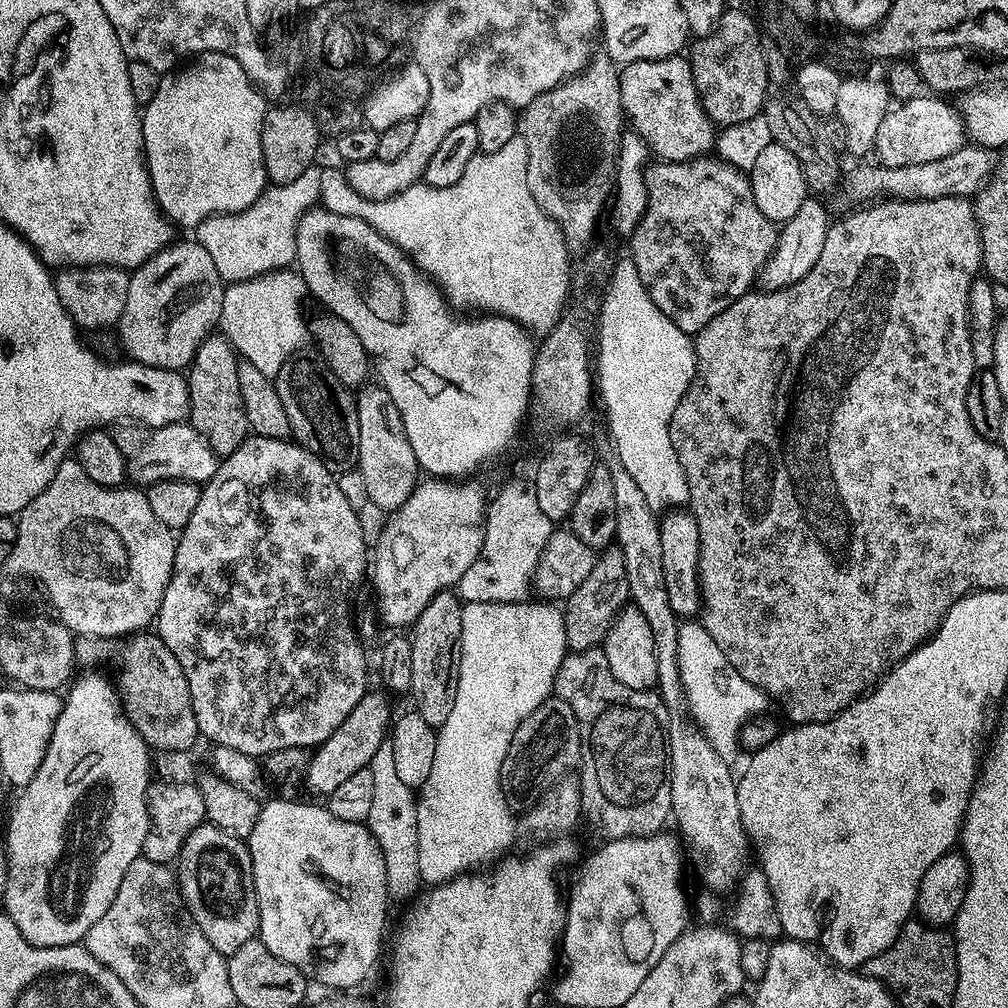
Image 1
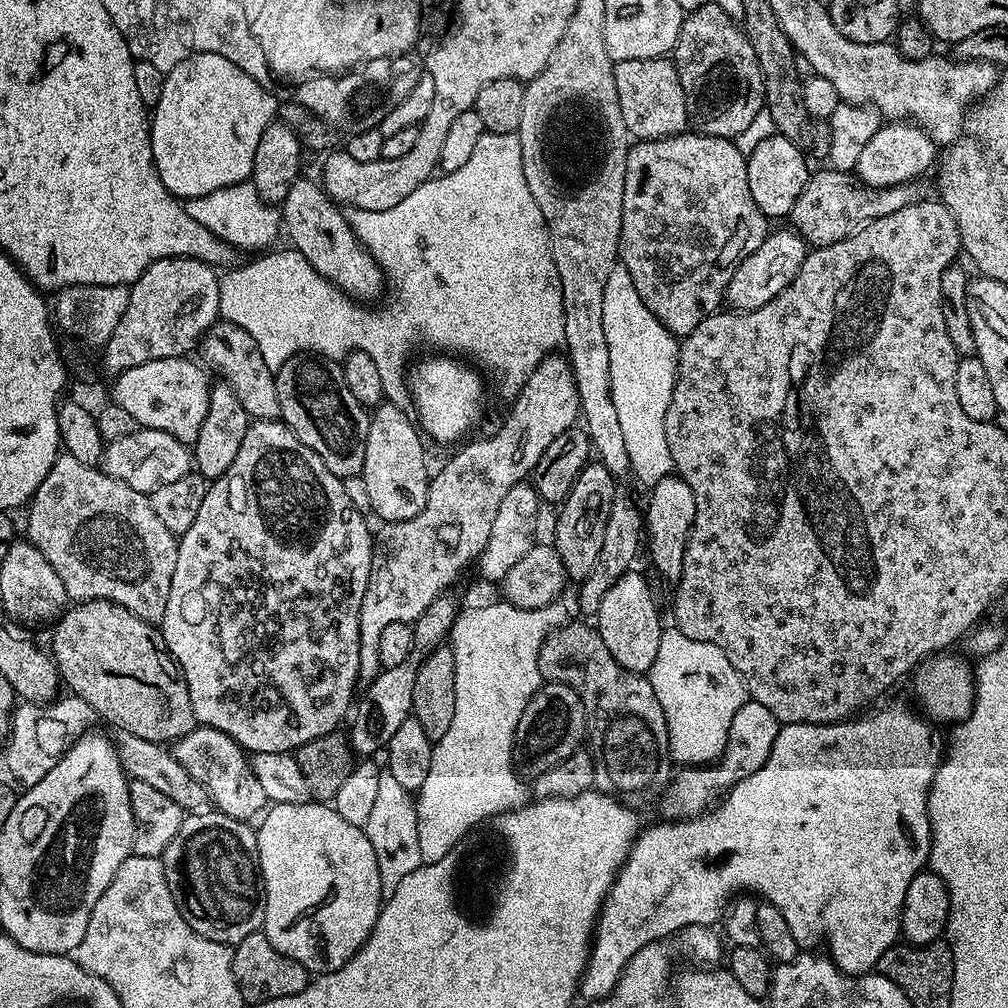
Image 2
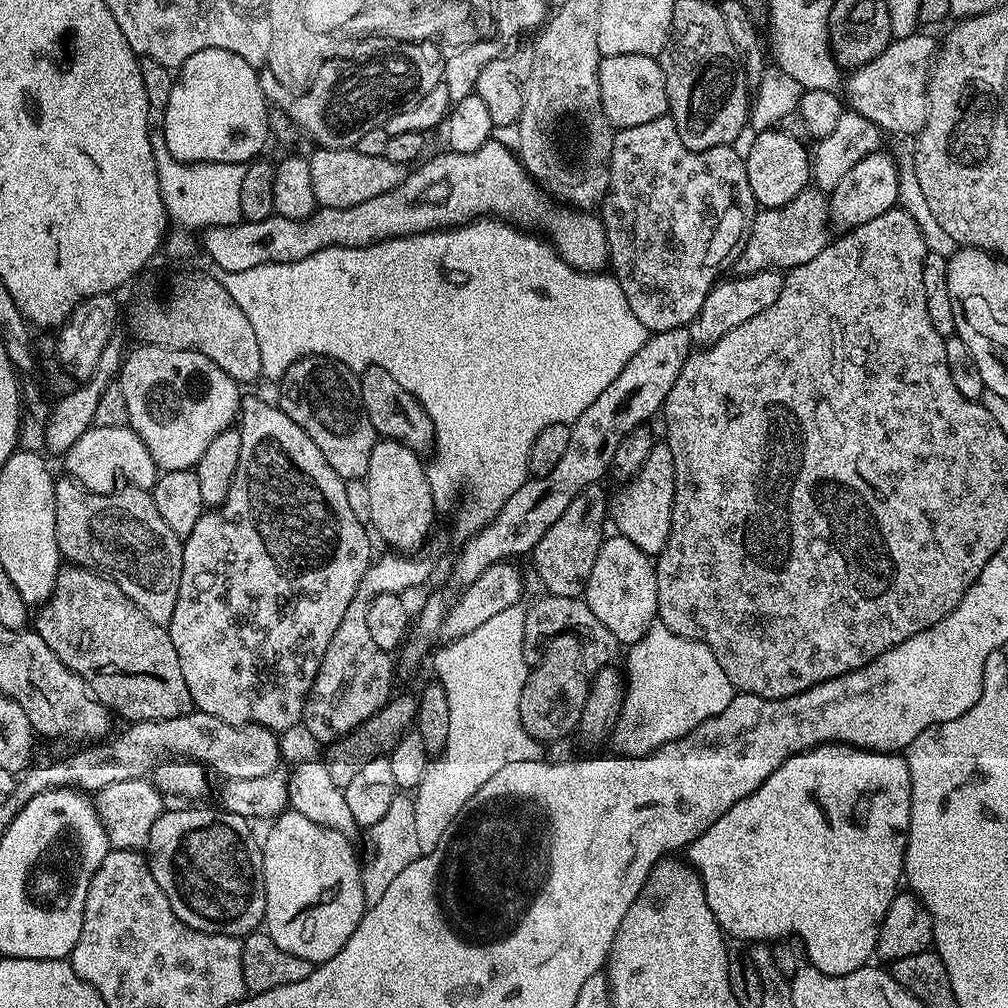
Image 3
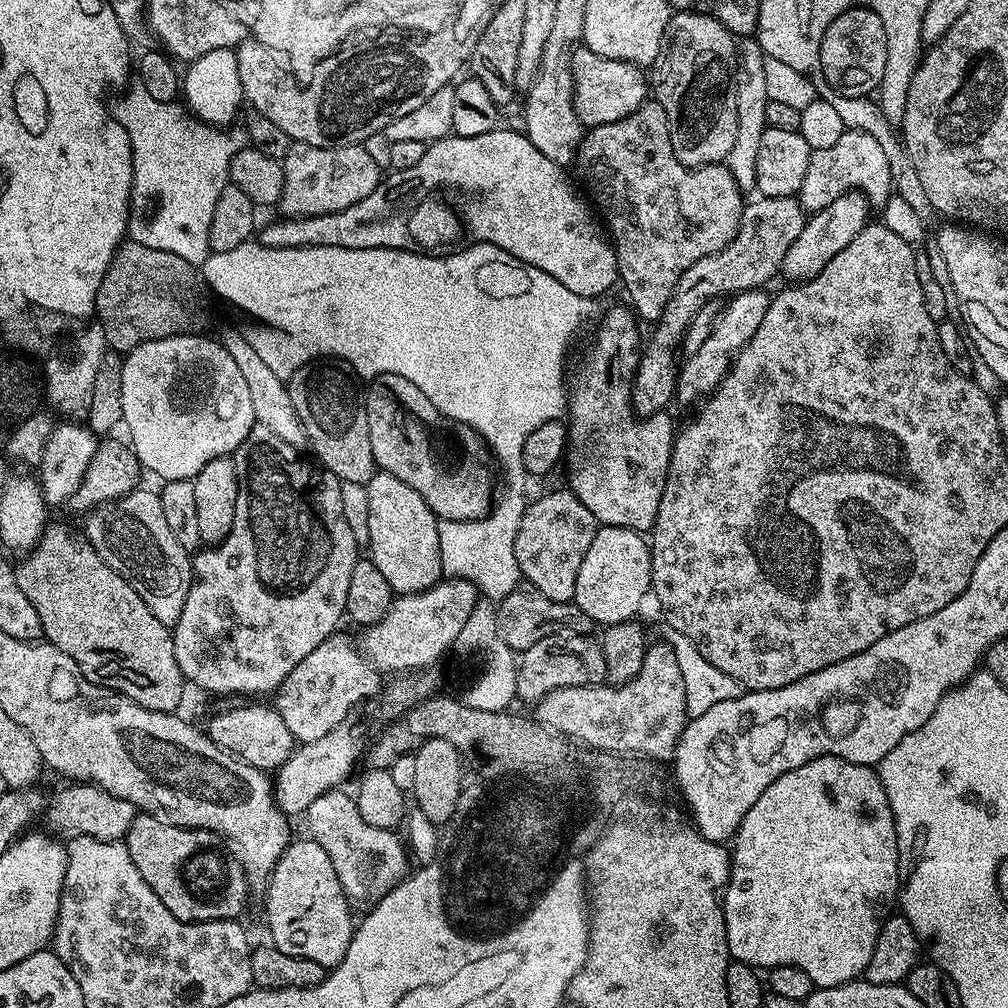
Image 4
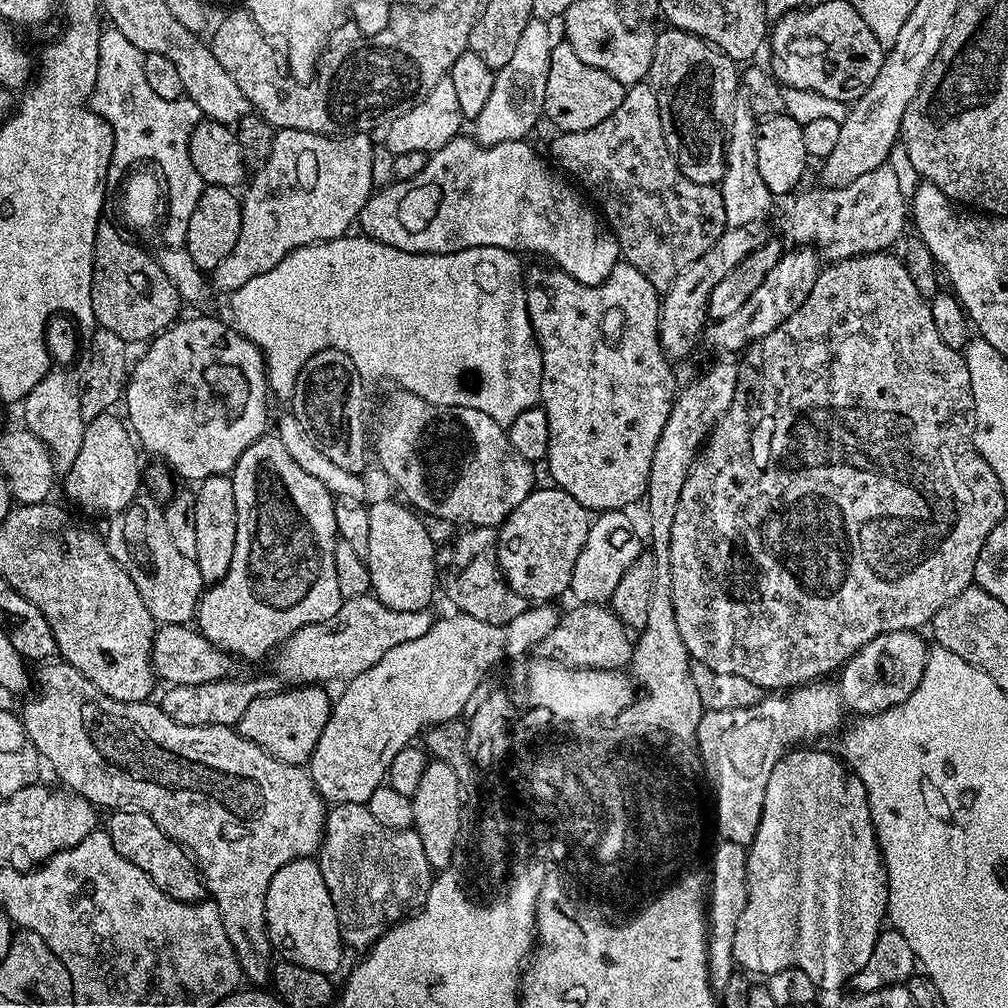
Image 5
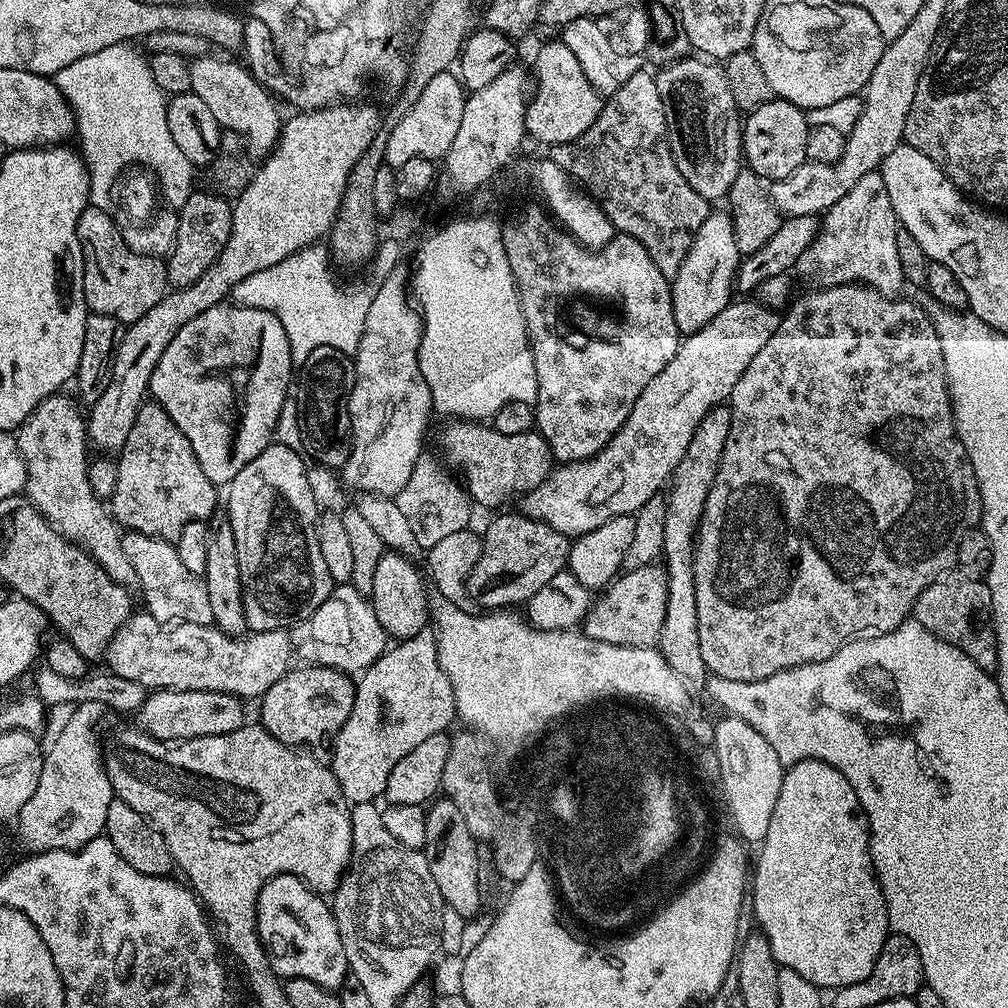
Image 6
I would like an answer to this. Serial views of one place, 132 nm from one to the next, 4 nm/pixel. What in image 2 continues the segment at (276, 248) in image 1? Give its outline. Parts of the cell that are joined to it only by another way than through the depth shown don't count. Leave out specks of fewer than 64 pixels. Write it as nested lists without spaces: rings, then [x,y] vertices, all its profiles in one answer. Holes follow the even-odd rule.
[[[251,182],[234,184],[196,200],[189,200],[186,207],[194,222],[209,228],[215,236],[221,236],[233,248],[249,248],[252,254],[271,249],[275,245],[272,243],[275,242],[276,235],[281,235],[282,232],[281,209],[265,202]]]

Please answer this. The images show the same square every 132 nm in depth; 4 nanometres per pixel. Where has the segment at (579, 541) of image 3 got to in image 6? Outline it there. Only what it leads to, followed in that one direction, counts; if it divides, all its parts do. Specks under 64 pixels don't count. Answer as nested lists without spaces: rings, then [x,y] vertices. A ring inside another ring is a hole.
[[[513,510],[513,512],[501,511],[499,514],[501,516],[496,516],[488,524],[488,529],[483,529],[482,539],[484,545],[482,546],[482,554],[478,558],[478,562],[474,566],[474,570],[470,574],[468,579],[468,589],[470,594],[476,600],[477,605],[484,610],[504,610],[509,606],[520,606],[527,602],[534,594],[538,594],[538,590],[542,590],[542,586],[546,586],[546,582],[550,582],[550,578],[554,578],[554,574],[565,571],[568,566],[568,550],[570,547],[569,537],[564,536],[558,530],[554,530],[554,526],[550,526],[545,520],[535,520],[529,516],[521,514],[519,511]]]

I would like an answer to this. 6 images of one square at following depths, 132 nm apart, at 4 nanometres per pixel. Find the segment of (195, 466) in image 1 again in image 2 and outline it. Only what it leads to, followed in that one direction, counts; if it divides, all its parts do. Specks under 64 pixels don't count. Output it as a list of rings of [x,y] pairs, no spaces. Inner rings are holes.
[[[137,427],[136,432],[126,434],[126,438],[107,441],[102,468],[108,475],[126,482],[126,486],[134,486],[134,490],[151,494],[158,486],[167,486],[169,482],[193,471],[194,456],[185,441],[174,438],[170,433]]]

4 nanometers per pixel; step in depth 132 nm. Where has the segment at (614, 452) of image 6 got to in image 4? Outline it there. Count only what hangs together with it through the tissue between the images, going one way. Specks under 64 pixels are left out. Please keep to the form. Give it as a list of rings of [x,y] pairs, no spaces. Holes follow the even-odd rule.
[[[853,190],[834,198],[830,206],[811,213],[802,226],[802,234],[798,234],[794,246],[790,246],[790,250],[786,252],[783,275],[788,275],[789,281],[803,282],[818,274],[822,266],[826,266],[826,262],[834,258],[834,254],[840,253],[843,248],[850,246],[850,242],[854,242],[854,238],[858,238],[864,225],[869,223],[868,211],[870,205],[867,196]]]

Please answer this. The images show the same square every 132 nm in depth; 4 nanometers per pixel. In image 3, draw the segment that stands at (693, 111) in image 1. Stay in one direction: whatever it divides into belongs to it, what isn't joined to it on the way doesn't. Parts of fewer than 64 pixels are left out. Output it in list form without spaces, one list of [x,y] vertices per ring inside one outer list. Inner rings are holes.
[[[614,54],[601,59],[598,70],[600,105],[613,129],[642,126],[642,122],[654,122],[654,118],[669,115],[666,94],[666,74],[655,56],[646,54]]]

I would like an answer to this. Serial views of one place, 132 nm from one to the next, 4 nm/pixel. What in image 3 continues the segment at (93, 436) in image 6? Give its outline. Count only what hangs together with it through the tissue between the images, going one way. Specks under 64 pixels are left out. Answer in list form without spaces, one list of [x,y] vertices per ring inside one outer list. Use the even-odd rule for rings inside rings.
[[[320,146],[313,156],[307,157],[310,166],[310,182],[314,184],[314,198],[321,208],[349,208],[358,202],[367,202],[394,190],[406,175],[401,165],[390,162],[385,156],[362,154],[354,146],[329,148]]]

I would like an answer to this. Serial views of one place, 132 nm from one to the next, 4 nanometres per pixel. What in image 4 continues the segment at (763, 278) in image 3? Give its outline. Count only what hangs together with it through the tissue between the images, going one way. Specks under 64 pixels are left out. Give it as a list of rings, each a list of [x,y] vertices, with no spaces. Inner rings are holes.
[[[751,288],[745,292],[735,293],[727,301],[715,326],[710,330],[710,338],[706,338],[706,342],[702,342],[702,347],[694,350],[694,354],[679,365],[674,397],[677,405],[679,403],[695,405],[703,401],[724,381],[724,375],[732,369],[732,362],[736,359],[736,355],[746,346],[746,342],[750,342],[750,338],[754,338],[758,326],[762,326],[762,318],[766,318],[766,310],[770,303],[769,293],[766,293],[764,288]]]

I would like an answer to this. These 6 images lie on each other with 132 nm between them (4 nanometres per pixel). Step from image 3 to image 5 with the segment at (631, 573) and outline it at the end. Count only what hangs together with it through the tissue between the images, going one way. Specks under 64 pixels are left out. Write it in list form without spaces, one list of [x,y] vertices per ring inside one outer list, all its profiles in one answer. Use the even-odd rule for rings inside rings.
[[[624,510],[602,512],[593,519],[590,530],[586,534],[586,546],[582,546],[582,554],[578,554],[578,562],[574,562],[574,574],[570,596],[581,604],[604,604],[611,601],[614,586],[622,579],[622,574],[630,570],[630,566],[640,557],[642,545],[636,533],[636,524]]]

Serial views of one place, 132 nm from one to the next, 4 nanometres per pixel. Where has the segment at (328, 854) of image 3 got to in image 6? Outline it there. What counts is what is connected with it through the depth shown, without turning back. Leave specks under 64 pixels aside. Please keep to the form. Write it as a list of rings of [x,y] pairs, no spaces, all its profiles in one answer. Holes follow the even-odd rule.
[[[275,876],[262,886],[256,907],[256,929],[260,941],[268,952],[268,961],[276,975],[284,980],[310,978],[318,986],[333,990],[343,989],[350,973],[346,962],[346,950],[342,950],[342,938],[338,934],[338,922],[334,918],[329,901],[309,888],[299,876]]]

